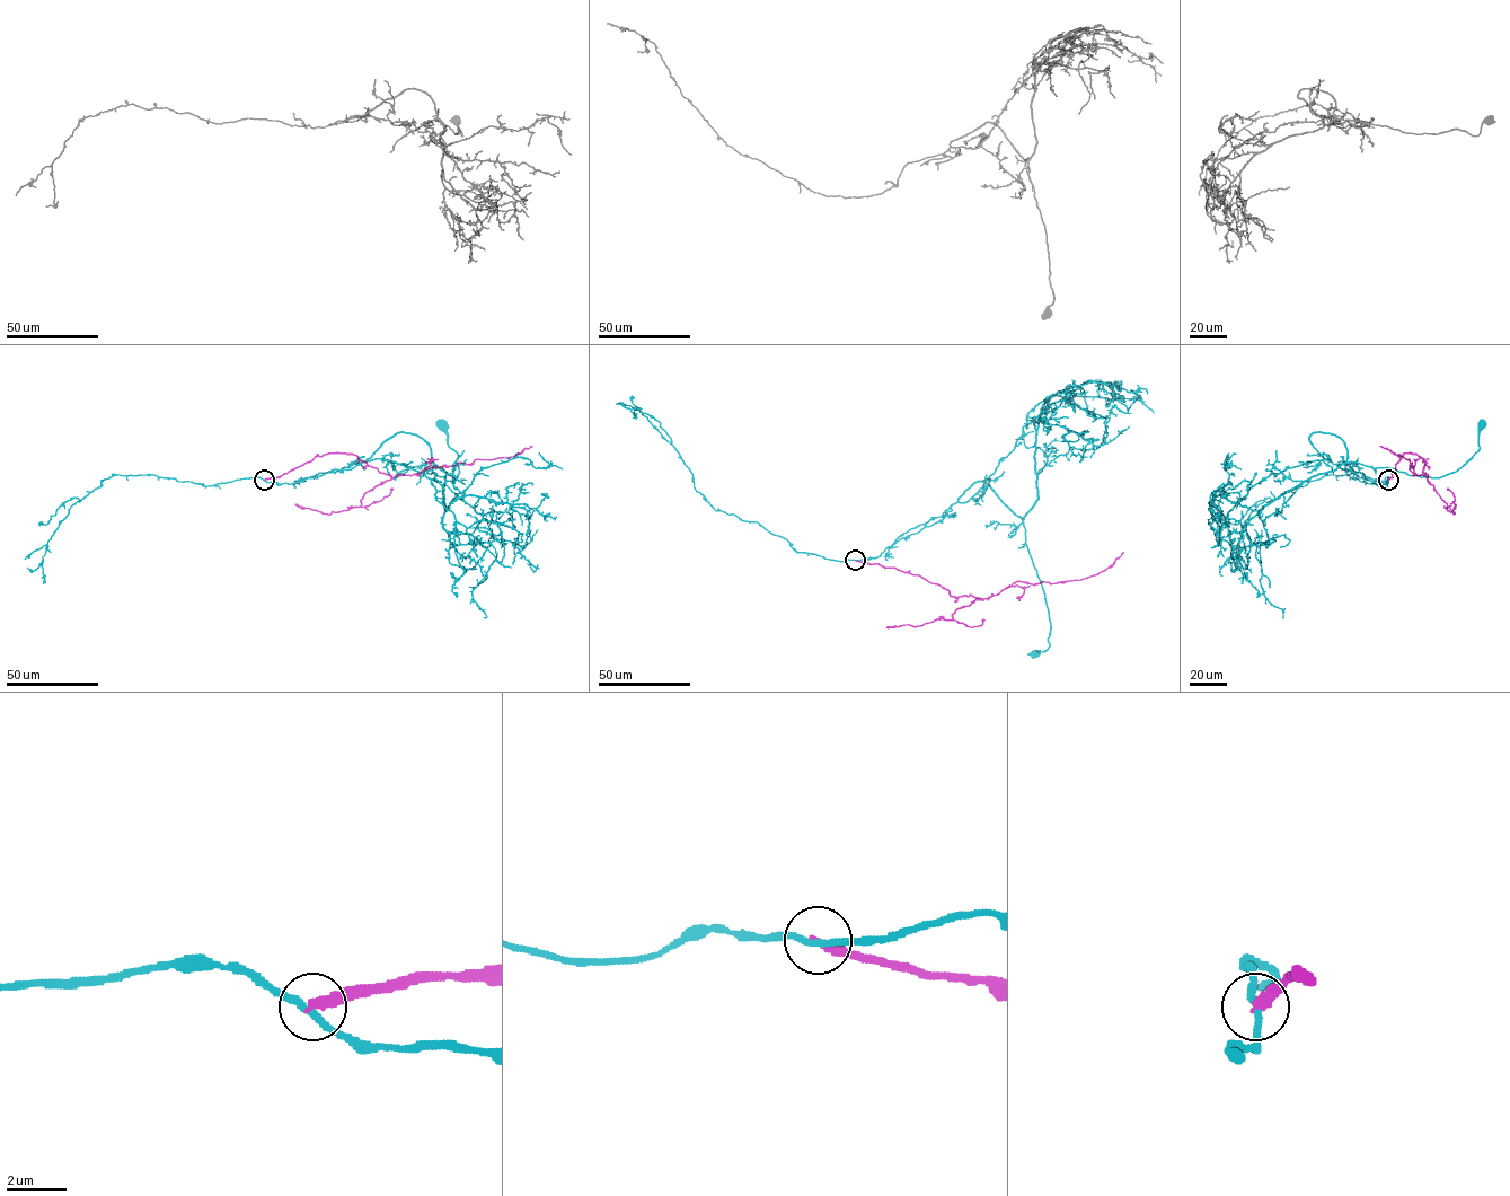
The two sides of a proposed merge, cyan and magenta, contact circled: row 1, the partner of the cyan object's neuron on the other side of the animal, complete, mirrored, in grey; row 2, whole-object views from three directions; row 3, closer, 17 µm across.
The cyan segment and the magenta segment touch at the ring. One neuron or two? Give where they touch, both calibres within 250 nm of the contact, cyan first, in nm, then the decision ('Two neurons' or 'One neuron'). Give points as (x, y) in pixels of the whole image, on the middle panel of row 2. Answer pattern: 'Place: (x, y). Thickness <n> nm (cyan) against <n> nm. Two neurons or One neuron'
Place: (855, 560). Thickness 220 nm (cyan) against 320 nm. Two neurons

